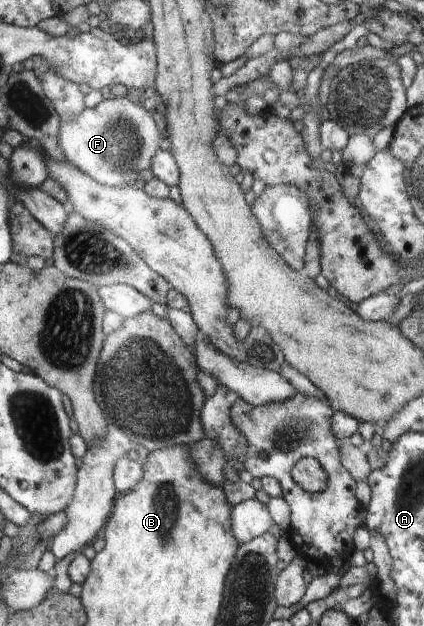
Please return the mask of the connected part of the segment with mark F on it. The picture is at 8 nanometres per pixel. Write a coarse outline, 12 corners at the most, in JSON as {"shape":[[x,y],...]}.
{"shape":[[129,97],[62,122],[67,160],[109,187],[153,167],[167,136]]}

